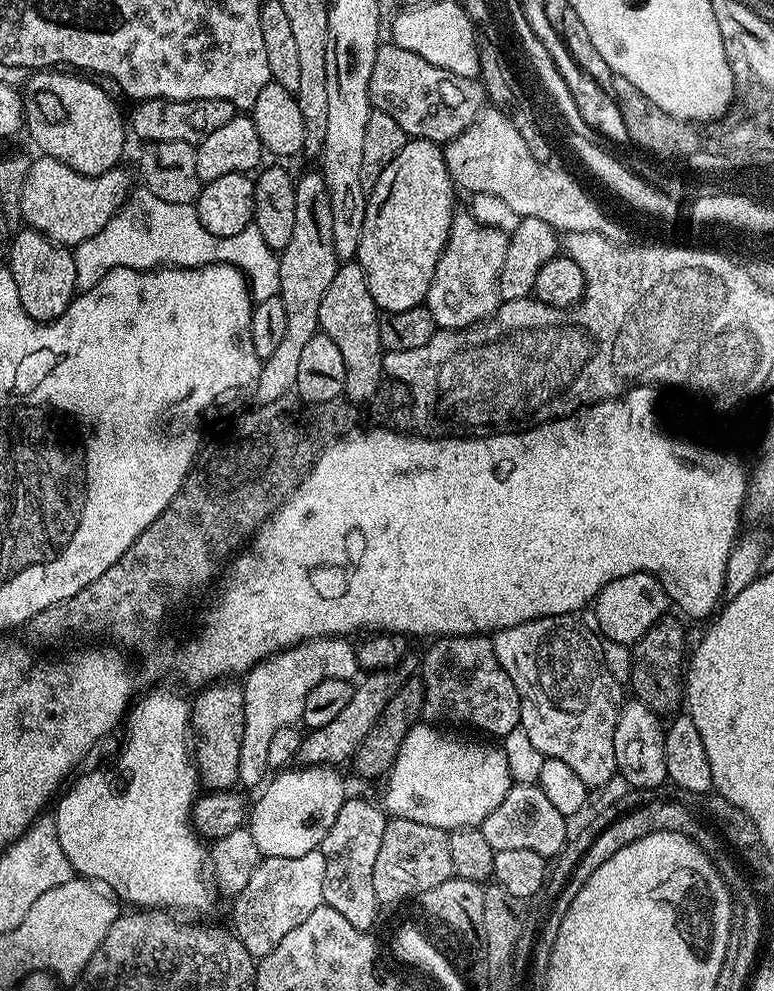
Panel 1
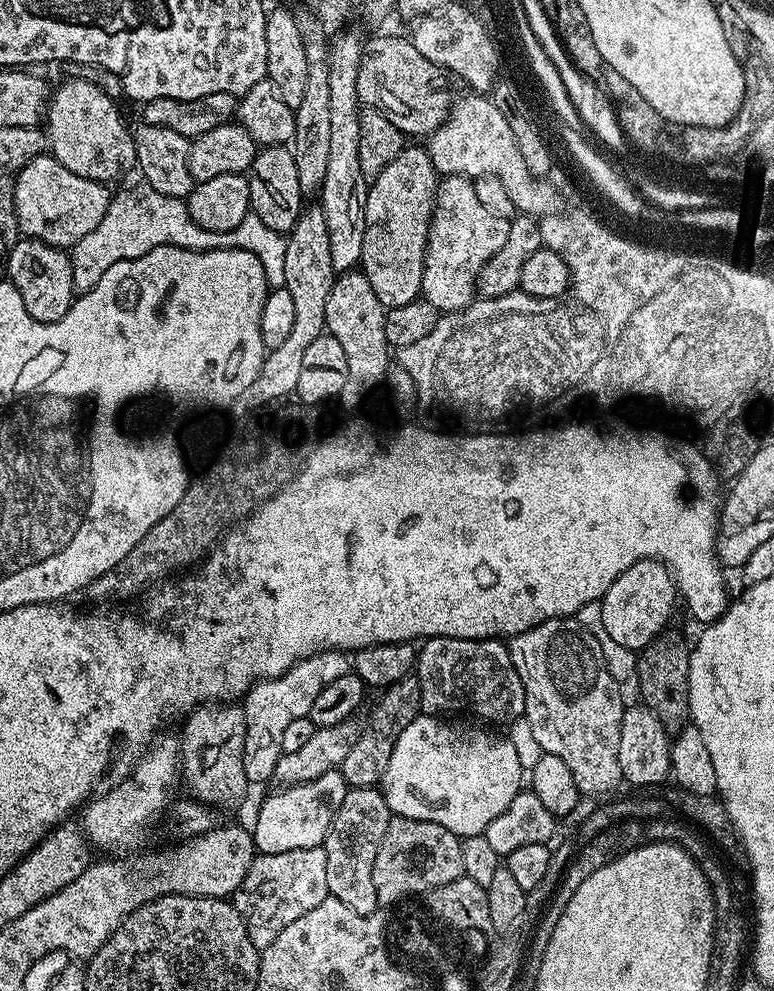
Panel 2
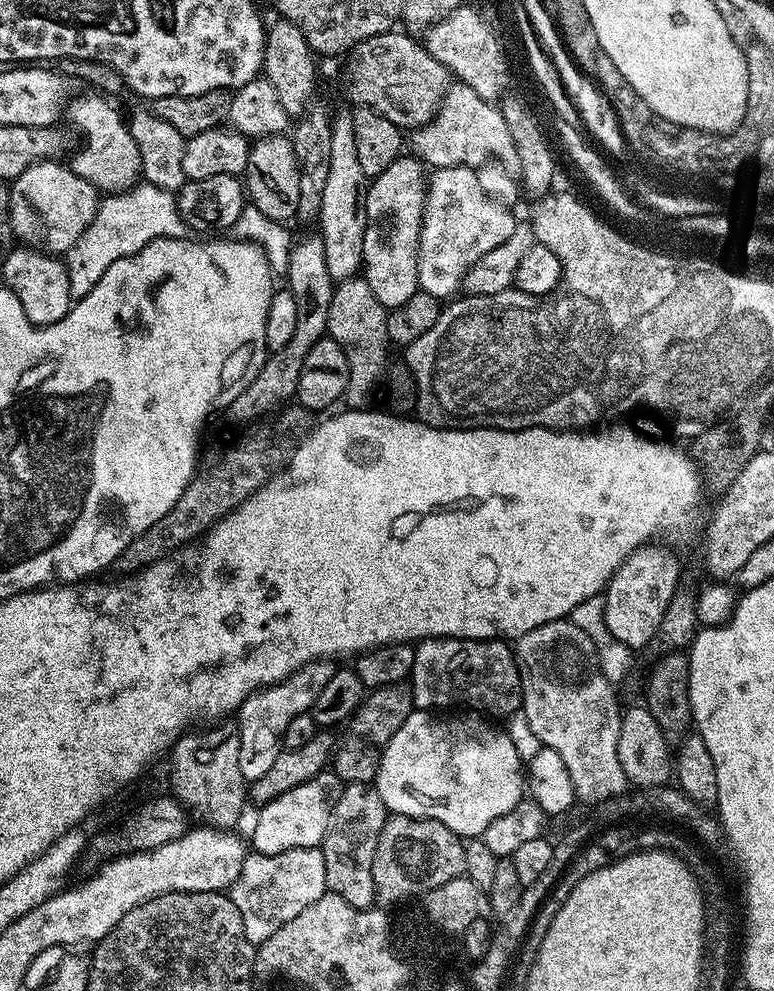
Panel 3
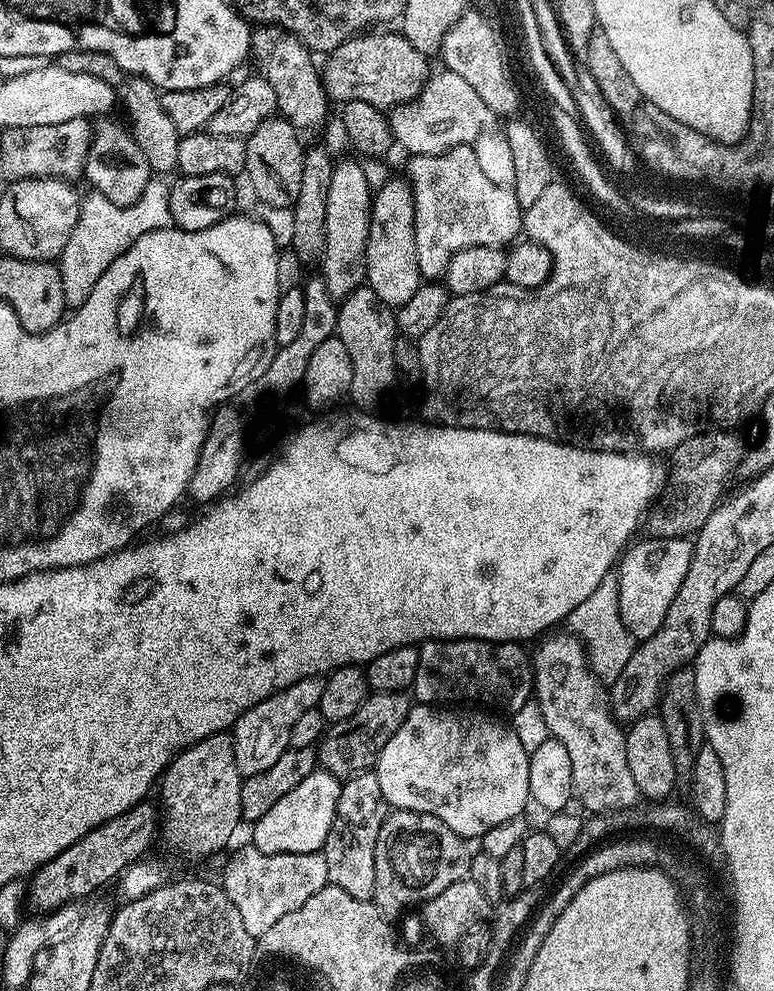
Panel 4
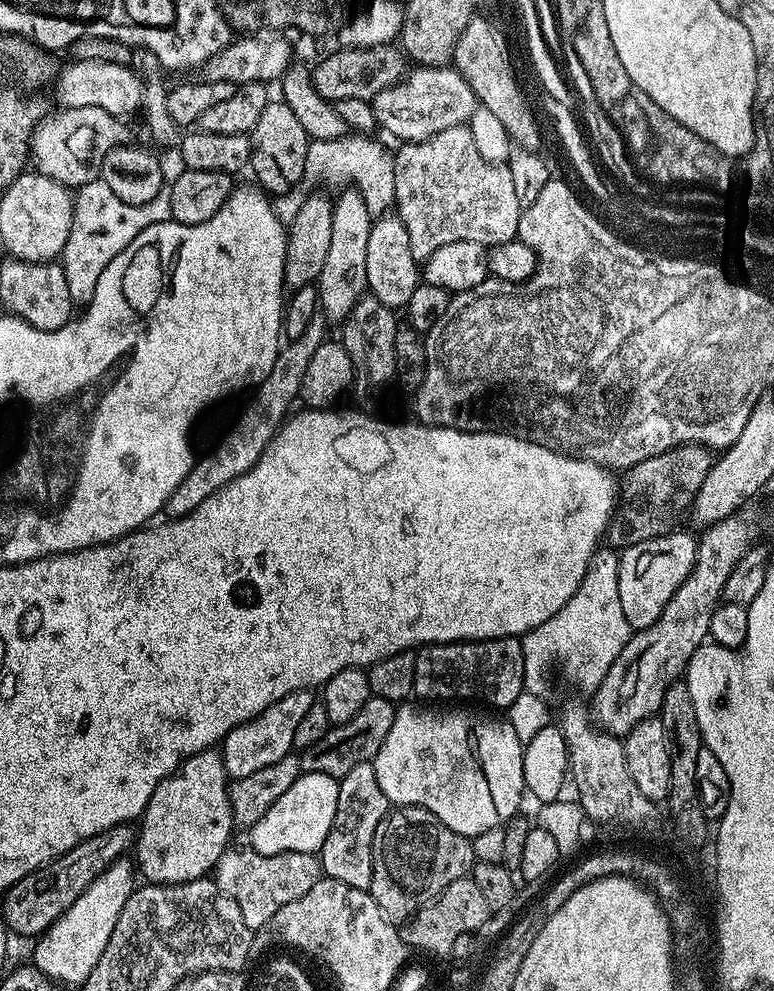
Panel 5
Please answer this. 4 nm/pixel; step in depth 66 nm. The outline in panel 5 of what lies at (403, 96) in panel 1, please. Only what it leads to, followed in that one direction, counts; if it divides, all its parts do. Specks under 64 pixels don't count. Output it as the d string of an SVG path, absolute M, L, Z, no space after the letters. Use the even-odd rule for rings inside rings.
M395 43L365 48L340 46L337 49L337 52L322 57L310 68L314 90L318 90L318 94L322 94L322 98L326 98L329 102L342 98L362 98L370 102L382 90L401 83L406 75L405 53Z

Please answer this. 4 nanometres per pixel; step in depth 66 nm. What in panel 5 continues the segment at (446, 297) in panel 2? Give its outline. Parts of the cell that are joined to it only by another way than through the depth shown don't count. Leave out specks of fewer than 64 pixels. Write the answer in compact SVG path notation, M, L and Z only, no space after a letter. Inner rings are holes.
M461 126L442 130L429 140L404 142L394 152L394 194L395 213L410 234L410 250L418 262L426 261L438 246L450 242L478 242L485 246L501 244L517 239L516 231L520 221L520 208L510 170L507 166L487 164L474 146L471 127Z

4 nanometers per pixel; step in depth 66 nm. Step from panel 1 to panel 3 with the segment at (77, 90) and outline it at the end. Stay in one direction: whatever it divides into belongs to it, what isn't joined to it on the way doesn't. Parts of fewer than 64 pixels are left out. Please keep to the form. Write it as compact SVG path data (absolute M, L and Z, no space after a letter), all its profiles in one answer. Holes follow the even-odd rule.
M88 94L85 100L80 100L72 108L72 120L85 132L84 145L80 148L80 153L73 160L70 160L70 167L78 178L86 178L90 186L96 188L100 194L119 194L126 192L130 188L136 187L141 179L140 156L138 146L135 145L134 138L131 137L131 130L126 123L125 117L120 117L120 112L111 104L111 99L100 94Z

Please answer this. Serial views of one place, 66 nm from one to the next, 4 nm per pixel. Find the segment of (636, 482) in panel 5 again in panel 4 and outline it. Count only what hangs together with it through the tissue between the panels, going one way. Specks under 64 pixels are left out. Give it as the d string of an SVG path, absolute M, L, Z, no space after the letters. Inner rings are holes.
M728 430L699 432L696 436L688 436L678 447L671 449L672 472L670 468L662 492L664 508L653 507L646 516L649 537L658 540L675 536L688 538L700 531L706 518L710 518L710 514L720 503L728 475L737 471L746 451L745 445L740 445L739 438L730 433Z

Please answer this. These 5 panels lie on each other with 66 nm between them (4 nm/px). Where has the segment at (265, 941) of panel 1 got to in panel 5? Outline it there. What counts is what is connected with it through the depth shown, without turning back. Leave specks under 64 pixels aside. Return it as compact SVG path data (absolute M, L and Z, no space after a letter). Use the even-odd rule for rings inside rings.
M230 846L218 858L214 869L216 884L234 902L238 902L238 910L242 910L242 918L246 918L246 926L253 930L263 929L294 898L302 898L314 882L322 879L319 855L311 852L283 852L282 854L258 854L250 846L236 848Z

